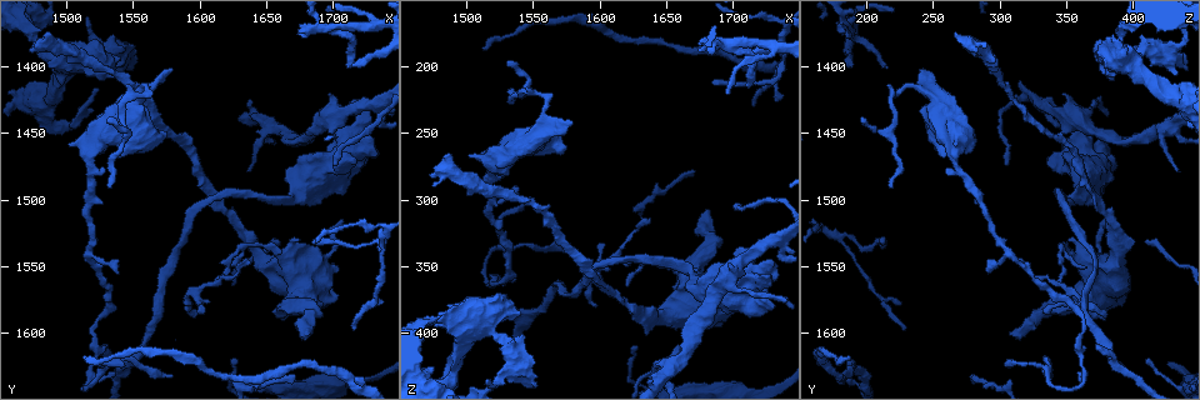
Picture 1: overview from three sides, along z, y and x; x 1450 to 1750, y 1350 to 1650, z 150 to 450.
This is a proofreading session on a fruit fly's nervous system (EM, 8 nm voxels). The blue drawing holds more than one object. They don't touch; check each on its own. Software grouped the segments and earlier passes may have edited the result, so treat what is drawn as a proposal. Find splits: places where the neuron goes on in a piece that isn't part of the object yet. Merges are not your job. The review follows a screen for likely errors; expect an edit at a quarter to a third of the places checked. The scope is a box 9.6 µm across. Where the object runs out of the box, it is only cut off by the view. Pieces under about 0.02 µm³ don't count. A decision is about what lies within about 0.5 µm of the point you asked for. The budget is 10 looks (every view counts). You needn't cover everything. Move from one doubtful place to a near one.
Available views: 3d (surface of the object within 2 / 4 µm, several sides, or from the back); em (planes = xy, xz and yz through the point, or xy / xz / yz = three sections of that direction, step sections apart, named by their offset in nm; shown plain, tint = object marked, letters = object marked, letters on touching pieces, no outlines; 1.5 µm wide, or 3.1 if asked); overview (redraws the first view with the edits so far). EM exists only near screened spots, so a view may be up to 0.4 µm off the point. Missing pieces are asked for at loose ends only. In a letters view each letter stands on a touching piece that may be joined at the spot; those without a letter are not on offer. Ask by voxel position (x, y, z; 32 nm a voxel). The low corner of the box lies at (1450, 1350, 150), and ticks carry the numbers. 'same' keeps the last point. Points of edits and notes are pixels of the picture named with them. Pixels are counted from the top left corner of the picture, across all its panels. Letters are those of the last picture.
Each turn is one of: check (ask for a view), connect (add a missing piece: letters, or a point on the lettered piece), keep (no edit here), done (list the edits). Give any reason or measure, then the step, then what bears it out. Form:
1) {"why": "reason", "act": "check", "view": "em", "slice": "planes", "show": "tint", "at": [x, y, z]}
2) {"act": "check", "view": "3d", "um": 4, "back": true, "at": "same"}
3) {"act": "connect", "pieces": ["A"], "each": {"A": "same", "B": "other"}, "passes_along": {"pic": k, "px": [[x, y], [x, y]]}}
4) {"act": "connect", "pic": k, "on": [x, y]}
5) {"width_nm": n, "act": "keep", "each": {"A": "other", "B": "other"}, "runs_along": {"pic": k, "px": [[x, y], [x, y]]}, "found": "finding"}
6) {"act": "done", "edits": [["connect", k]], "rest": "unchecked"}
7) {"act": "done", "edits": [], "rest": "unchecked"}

{"why": "free end", "act": "check", "view": "em", "slice": "xz", "step": 4, "show": "tint", "at": [1676, 1376, 190]}

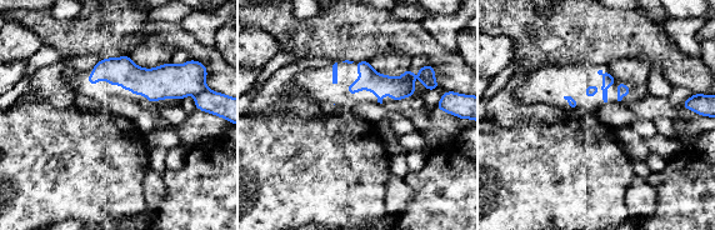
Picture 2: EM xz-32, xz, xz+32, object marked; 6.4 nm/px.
{"act": "check", "view": "em", "slice": "planes", "show": "letters", "at": "same"}

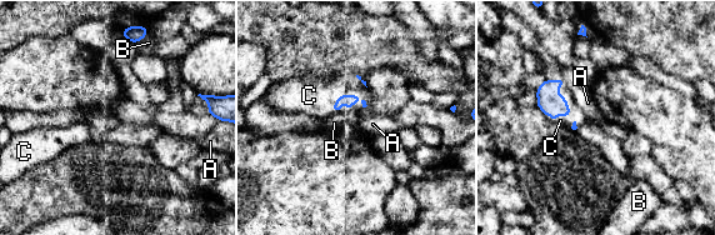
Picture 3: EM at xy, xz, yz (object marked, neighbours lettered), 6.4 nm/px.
{"act": "connect", "pieces": ["C"], "each": {"A": "other", "B": "other", "C": "same"}, "found": "the neuron continues"}

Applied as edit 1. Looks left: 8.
{"why": "free end", "act": "check", "view": "em", "slice": "planes", "show": "letters", "at": [1580, 1404, 244]}

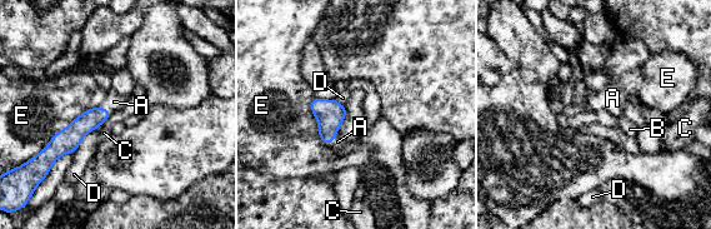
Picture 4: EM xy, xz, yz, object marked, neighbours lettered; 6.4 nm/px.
{"act": "connect", "pieces": ["A"], "each": {"A": "same", "B": "other", "C": "other", "D": "other", "E": "other"}, "passes_along": {"pic": 4, "px": [[75, 132], [105, 109], [114, 101]]}, "found": "it goes on there"}

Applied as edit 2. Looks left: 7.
{"why": "see it whole again", "act": "check", "view": "overview"}

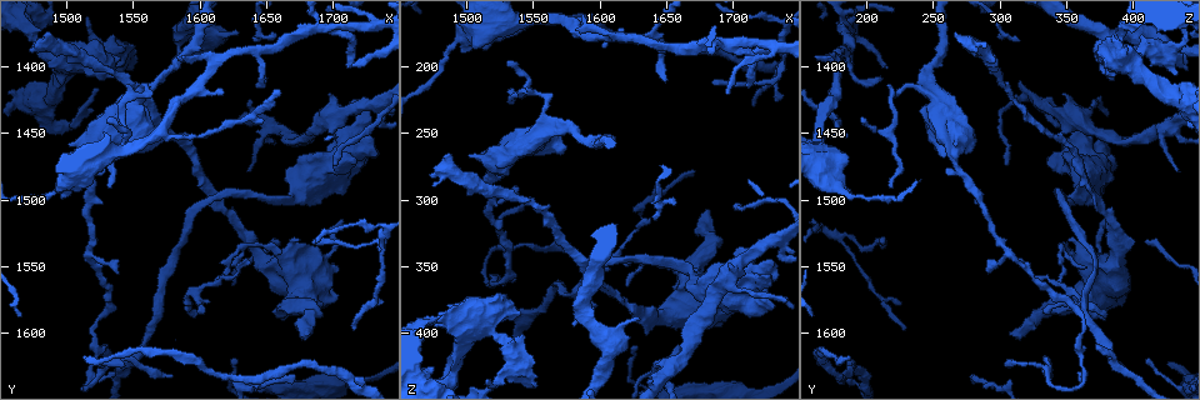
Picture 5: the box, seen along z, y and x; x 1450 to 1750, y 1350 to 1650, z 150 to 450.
{"why": "end of a long branch", "act": "check", "view": "em", "slice": "planes", "show": "letters", "at": [1512, 1620, 186]}

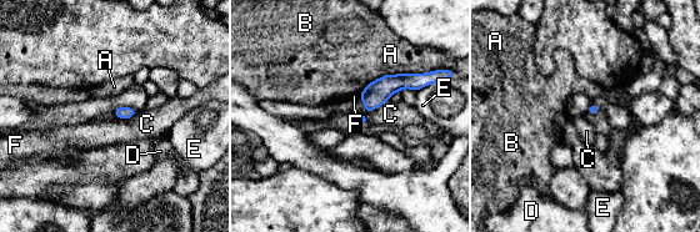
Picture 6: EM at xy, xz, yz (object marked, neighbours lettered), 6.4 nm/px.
{"longest_contact_nm": ["A", 460], "act": "keep", "each": {"A": "other", "B": "other", "C": "other", "D": "other", "E": "other", "F": "other"}, "found": "none of them fits"}

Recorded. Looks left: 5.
{"why": "an open end", "act": "check", "view": "em", "slice": "yz", "step": 8, "show": "letters", "at": [1708, 1516, 380]}

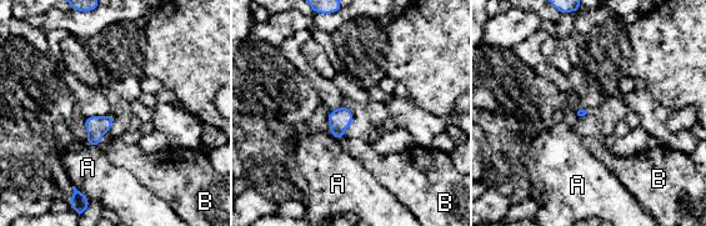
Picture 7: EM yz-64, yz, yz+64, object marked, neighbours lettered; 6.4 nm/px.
{"act": "keep", "each": {"A": "other", "B": "other"}, "border": {"pic": 7, "px": [[85, 141], [99, 146]]}, "found": "none of them fits"}

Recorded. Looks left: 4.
{"act": "done", "edits": [["connect", 3], ["connect", 4]], "rest": "unchecked"}

